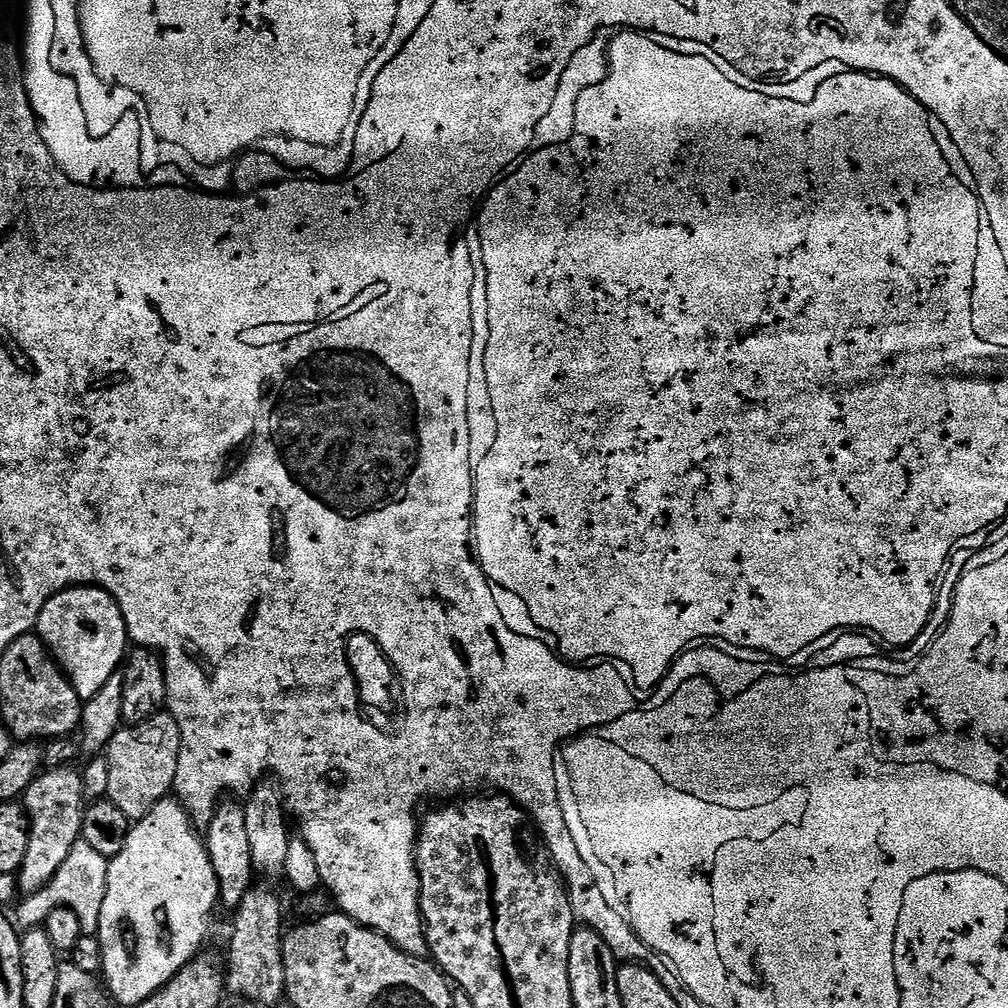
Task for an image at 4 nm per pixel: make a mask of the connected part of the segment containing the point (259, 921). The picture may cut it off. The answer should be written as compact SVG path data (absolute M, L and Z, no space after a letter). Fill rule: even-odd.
M257 883L248 889L242 902L234 910L236 921L232 924L232 941L228 944L228 964L226 960L226 988L236 996L245 996L256 1004L276 1004L285 999L284 983L284 949L282 947L282 931L280 932L280 900L276 892L266 885Z

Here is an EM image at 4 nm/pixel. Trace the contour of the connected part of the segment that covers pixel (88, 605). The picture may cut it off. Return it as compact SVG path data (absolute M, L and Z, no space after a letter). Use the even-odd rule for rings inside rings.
M95 586L67 588L52 596L50 602L42 606L34 632L44 641L81 702L94 698L94 694L121 671L130 648L122 610L109 592Z

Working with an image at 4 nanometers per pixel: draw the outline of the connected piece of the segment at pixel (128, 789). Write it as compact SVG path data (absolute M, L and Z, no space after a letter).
M157 714L140 724L121 726L110 738L108 756L108 792L111 800L129 822L141 820L160 800L175 789L180 757L180 727L171 714Z

